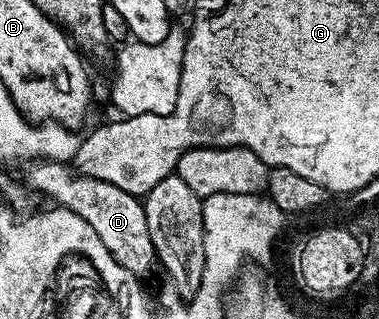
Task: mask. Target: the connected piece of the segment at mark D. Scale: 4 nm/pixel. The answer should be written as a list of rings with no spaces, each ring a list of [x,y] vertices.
[[[37,161],[32,164],[27,183],[34,192],[53,199],[54,204],[65,207],[71,213],[83,217],[95,229],[99,241],[103,241],[103,249],[115,257],[115,261],[123,269],[138,277],[146,277],[158,266],[155,245],[151,245],[151,229],[147,229],[147,213],[145,204],[138,196],[119,189],[119,185],[111,185],[107,181],[99,181],[95,177],[78,175],[72,166],[64,163]]]

